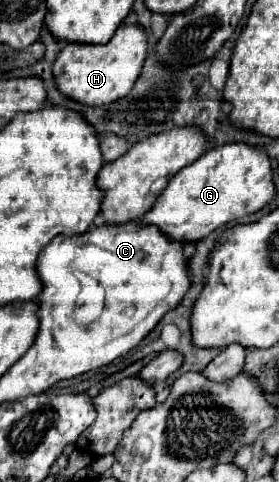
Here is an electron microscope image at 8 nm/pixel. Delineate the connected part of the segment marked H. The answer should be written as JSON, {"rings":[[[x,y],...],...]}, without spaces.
{"rings":[[[122,24],[116,32],[114,38],[106,46],[74,46],[66,44],[60,54],[56,56],[52,64],[54,80],[58,90],[76,102],[82,102],[86,106],[104,106],[110,102],[116,102],[124,98],[146,60],[146,34],[138,24],[126,26]]]}

